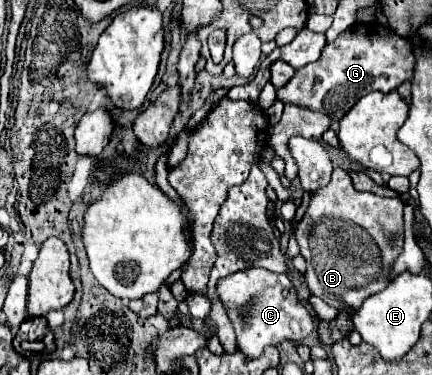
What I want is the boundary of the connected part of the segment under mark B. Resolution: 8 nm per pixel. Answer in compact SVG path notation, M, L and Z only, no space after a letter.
M336 168L332 172L330 184L324 190L316 190L312 194L310 206L304 218L300 220L296 232L300 254L306 258L304 278L308 290L336 310L358 308L368 296L384 290L392 280L392 266L404 246L402 210L404 210L404 202L398 196L390 198L390 196L376 196L372 192L356 192L350 174Z

